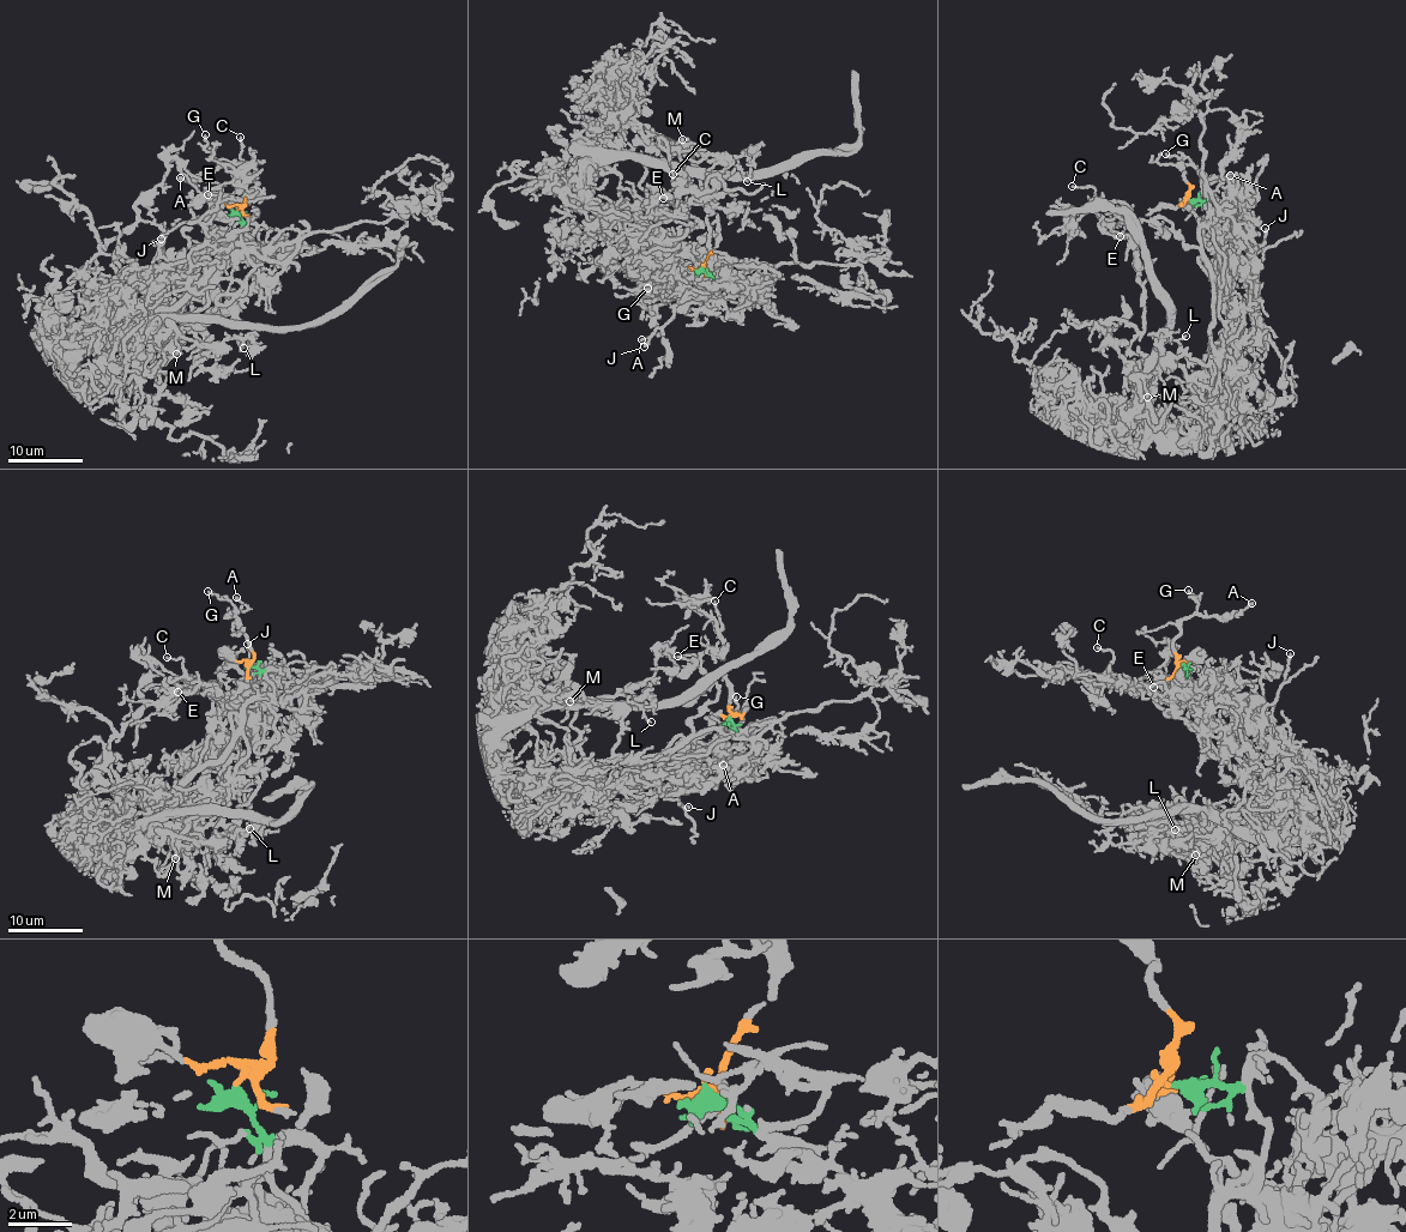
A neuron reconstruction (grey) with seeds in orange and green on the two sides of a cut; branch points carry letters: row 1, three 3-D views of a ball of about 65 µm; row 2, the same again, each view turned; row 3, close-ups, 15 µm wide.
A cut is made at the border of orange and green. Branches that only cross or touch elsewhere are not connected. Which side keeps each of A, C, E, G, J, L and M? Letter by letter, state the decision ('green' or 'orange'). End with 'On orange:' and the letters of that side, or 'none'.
A: orange
C: green
E: green
G: orange
J: green
L: green
M: green
On orange: A, G

